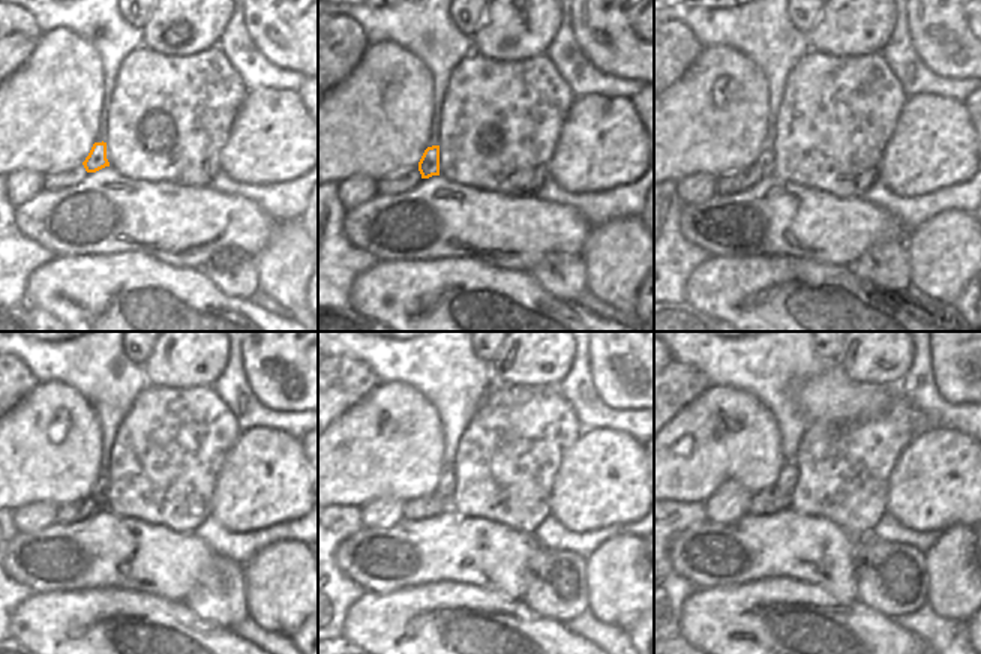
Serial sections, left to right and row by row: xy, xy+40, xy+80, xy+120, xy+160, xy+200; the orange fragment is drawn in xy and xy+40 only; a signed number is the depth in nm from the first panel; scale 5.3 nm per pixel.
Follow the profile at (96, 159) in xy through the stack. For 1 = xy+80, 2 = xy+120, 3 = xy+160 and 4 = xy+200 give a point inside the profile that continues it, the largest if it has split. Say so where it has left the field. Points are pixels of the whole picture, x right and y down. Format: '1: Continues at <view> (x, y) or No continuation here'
1: Continues at xy+80 (765, 161)
2: Continues at xy+120 (99, 489)
3: Continues at xy+160 (446, 486)
4: Continues at xy+200 (789, 473).

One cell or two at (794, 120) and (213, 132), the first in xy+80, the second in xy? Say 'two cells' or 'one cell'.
one cell

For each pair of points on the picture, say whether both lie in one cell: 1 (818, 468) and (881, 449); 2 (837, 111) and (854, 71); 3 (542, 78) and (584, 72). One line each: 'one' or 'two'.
1: one
2: one
3: two

